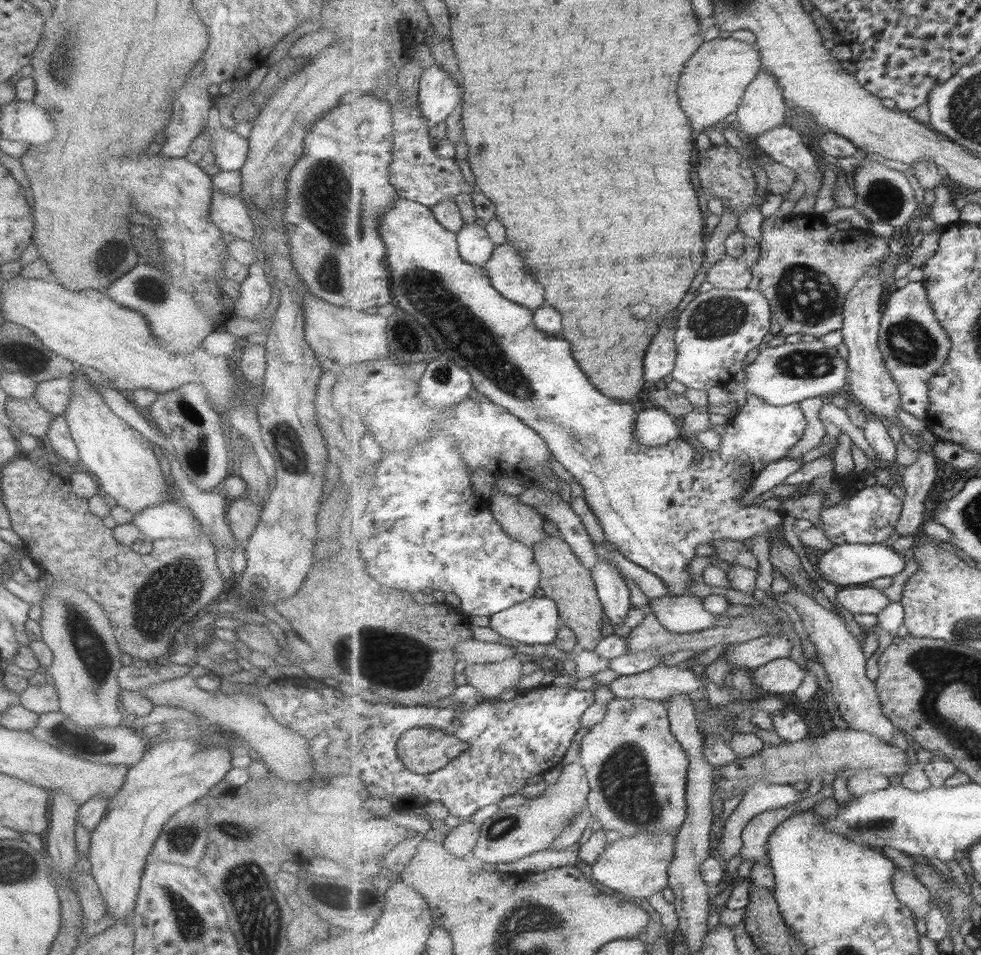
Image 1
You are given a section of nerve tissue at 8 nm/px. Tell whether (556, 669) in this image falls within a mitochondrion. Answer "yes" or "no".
no

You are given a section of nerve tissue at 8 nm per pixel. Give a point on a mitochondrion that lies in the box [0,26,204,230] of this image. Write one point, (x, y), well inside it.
(61, 71)

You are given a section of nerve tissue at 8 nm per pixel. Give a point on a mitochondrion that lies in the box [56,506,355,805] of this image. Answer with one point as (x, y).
(91, 650)

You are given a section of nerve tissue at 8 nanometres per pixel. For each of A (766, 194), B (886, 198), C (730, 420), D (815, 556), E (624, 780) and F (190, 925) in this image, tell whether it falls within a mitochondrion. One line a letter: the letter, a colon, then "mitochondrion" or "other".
A: other
B: mitochondrion
C: other
D: other
E: mitochondrion
F: mitochondrion

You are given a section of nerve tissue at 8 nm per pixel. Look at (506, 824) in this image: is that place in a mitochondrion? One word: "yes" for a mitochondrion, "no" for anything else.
yes

